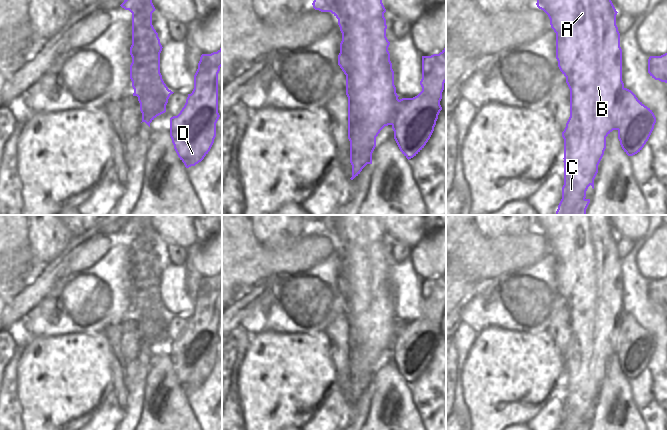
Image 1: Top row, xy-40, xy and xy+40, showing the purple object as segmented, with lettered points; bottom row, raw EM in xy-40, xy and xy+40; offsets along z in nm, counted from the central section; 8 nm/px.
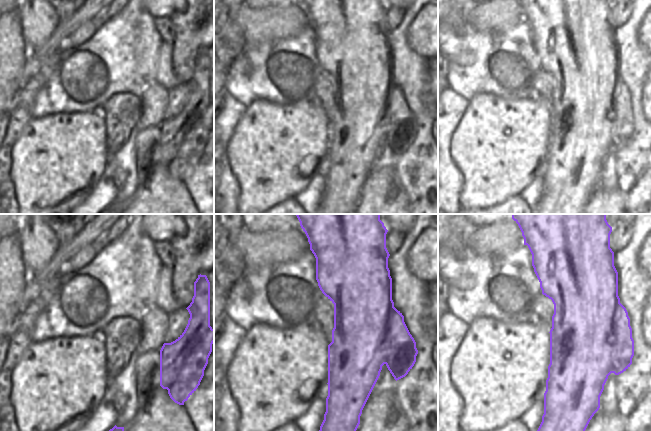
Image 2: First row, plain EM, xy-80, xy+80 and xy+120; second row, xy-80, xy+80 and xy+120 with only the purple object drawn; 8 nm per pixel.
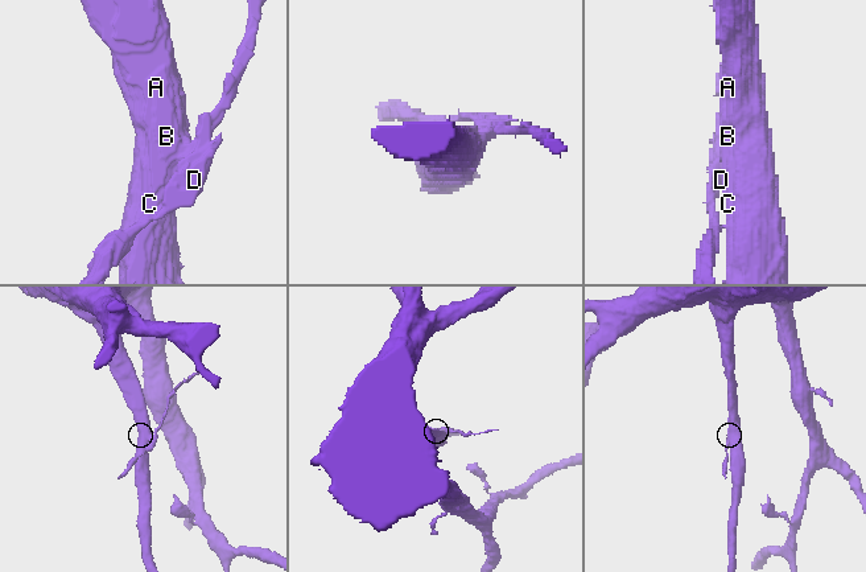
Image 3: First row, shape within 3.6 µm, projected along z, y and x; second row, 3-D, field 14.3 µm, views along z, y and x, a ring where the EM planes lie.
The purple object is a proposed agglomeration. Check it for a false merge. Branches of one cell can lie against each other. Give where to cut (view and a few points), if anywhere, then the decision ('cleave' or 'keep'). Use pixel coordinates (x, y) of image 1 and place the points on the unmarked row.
cut in xy+40 along (624, 312), (617, 353); cleave

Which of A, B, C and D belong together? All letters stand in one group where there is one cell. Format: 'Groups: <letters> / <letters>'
Groups: A B C / D.

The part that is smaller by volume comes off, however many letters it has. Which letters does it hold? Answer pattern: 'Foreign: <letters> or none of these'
Foreign: D.

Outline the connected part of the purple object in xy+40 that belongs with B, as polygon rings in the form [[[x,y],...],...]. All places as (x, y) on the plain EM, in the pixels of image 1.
[[[532,215],[537,223],[537,231],[543,234],[550,243],[551,252],[556,257],[556,283],[558,291],[566,301],[566,307],[570,313],[570,341],[562,356],[564,363],[564,409],[562,411],[562,423],[558,430],[588,430],[590,423],[586,422],[586,415],[591,409],[594,413],[594,403],[598,397],[598,389],[606,373],[606,361],[613,355],[618,354],[618,345],[622,337],[622,319],[624,307],[622,305],[622,273],[620,271],[620,257],[616,249],[617,235],[608,219],[608,215]]]

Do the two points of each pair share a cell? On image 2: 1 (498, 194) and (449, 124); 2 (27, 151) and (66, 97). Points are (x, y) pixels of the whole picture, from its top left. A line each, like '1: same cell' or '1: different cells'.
1: different cells
2: different cells

